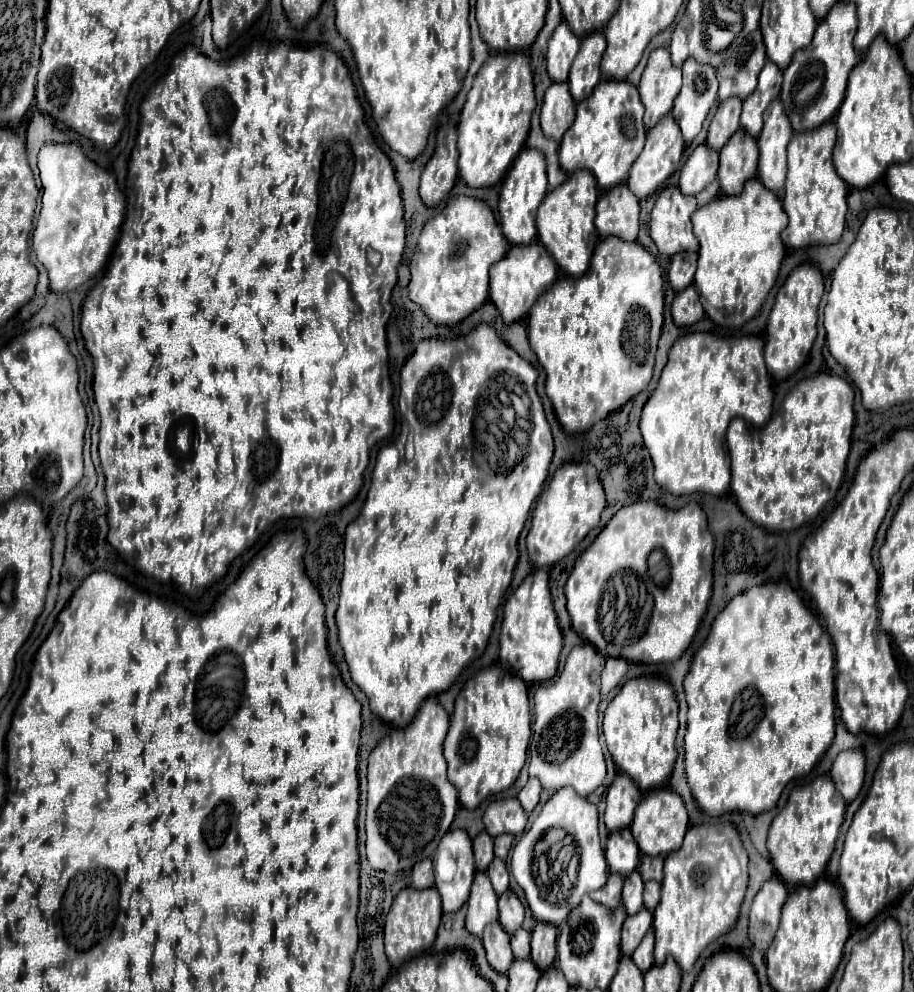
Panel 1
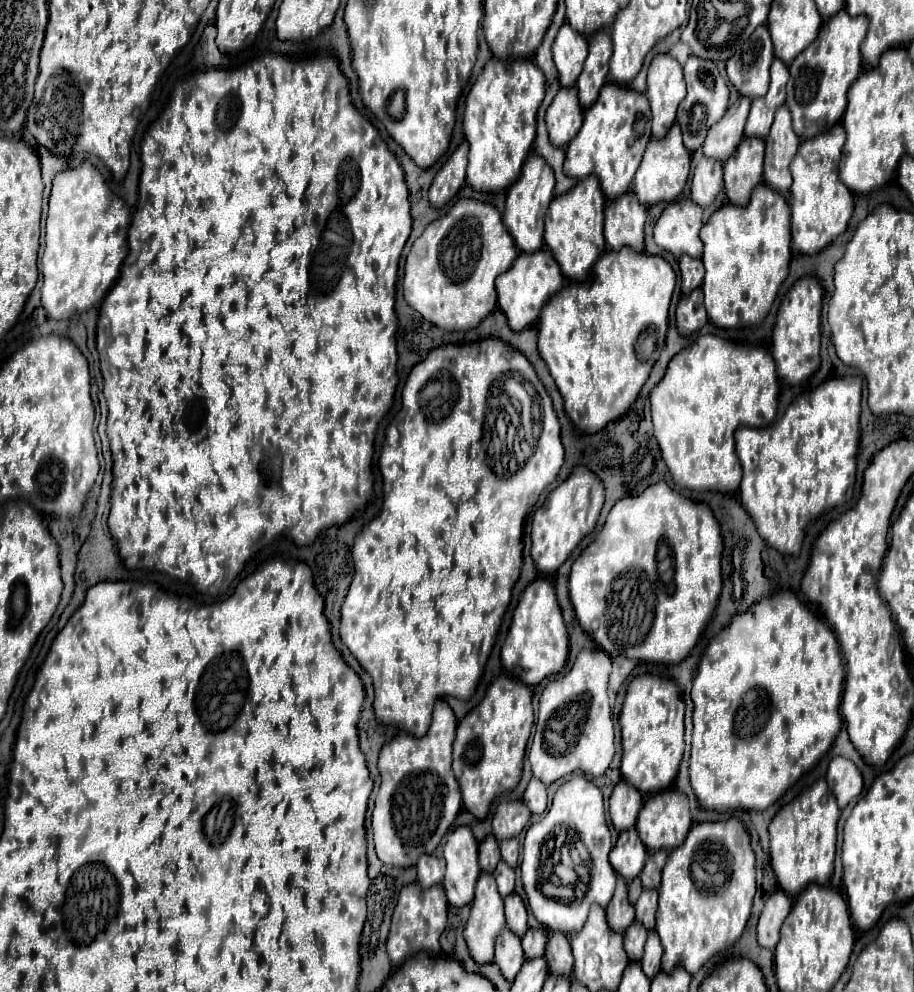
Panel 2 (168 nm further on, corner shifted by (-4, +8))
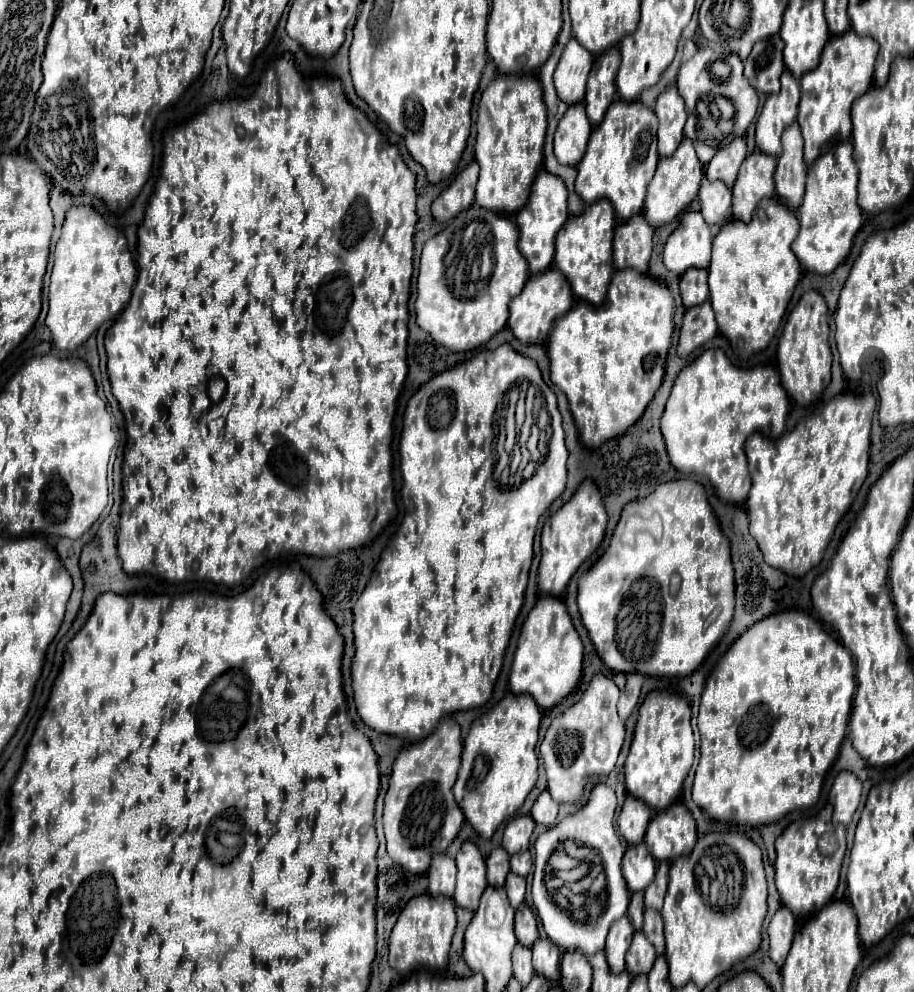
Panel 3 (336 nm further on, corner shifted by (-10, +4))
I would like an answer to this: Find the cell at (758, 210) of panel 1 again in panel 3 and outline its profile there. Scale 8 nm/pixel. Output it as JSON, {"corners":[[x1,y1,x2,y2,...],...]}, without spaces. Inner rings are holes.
{"corners":[[770,197,758,205,750,223,732,219,718,231,718,235,712,241,712,263,708,267,710,301,712,301,712,307,716,313,718,329,730,339,733,351,742,359,764,349,780,327,786,305,788,305,792,291,802,273,800,261,796,259,796,255,792,253,792,247,790,247,796,235,798,235,796,213,792,209,788,209,778,197]]}

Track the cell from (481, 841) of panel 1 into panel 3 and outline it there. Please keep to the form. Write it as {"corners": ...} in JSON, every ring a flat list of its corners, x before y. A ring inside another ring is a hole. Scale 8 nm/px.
{"corners":[[498,847,498,849,494,849,490,855,488,855,488,859,486,859,486,867,488,867,488,885,492,885,492,887,502,887,504,885,504,879,506,879,506,875,510,873,510,855,502,849,502,847]]}

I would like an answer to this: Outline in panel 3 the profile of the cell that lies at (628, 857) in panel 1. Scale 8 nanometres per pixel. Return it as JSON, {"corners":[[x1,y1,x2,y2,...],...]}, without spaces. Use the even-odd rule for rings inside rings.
{"corners":[[644,843,630,845,626,849,624,859,622,859,622,873,624,873,630,893,644,891,648,883,654,879,654,871,656,871,656,861,648,853]]}

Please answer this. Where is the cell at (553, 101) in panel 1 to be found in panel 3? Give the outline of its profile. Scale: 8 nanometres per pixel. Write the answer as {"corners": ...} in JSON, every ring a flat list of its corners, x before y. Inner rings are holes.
{"corners":[[574,103,562,115,554,135,554,153,562,165,576,165,586,151,586,141,592,133,592,125,586,117,582,103]]}

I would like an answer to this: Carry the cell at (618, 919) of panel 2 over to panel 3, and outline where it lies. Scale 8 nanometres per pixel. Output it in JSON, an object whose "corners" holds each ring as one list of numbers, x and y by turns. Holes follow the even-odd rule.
{"corners":[[622,917,622,921,616,921,614,927,610,929,604,951,606,951,606,959,612,973,624,971,624,957,630,947,632,935,634,935,634,927,630,925,628,917]]}

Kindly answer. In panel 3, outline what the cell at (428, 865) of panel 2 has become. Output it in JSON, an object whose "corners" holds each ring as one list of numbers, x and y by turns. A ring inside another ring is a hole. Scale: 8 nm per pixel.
{"corners":[[434,855,428,869,428,893,452,897,456,885,456,863,448,855]]}

